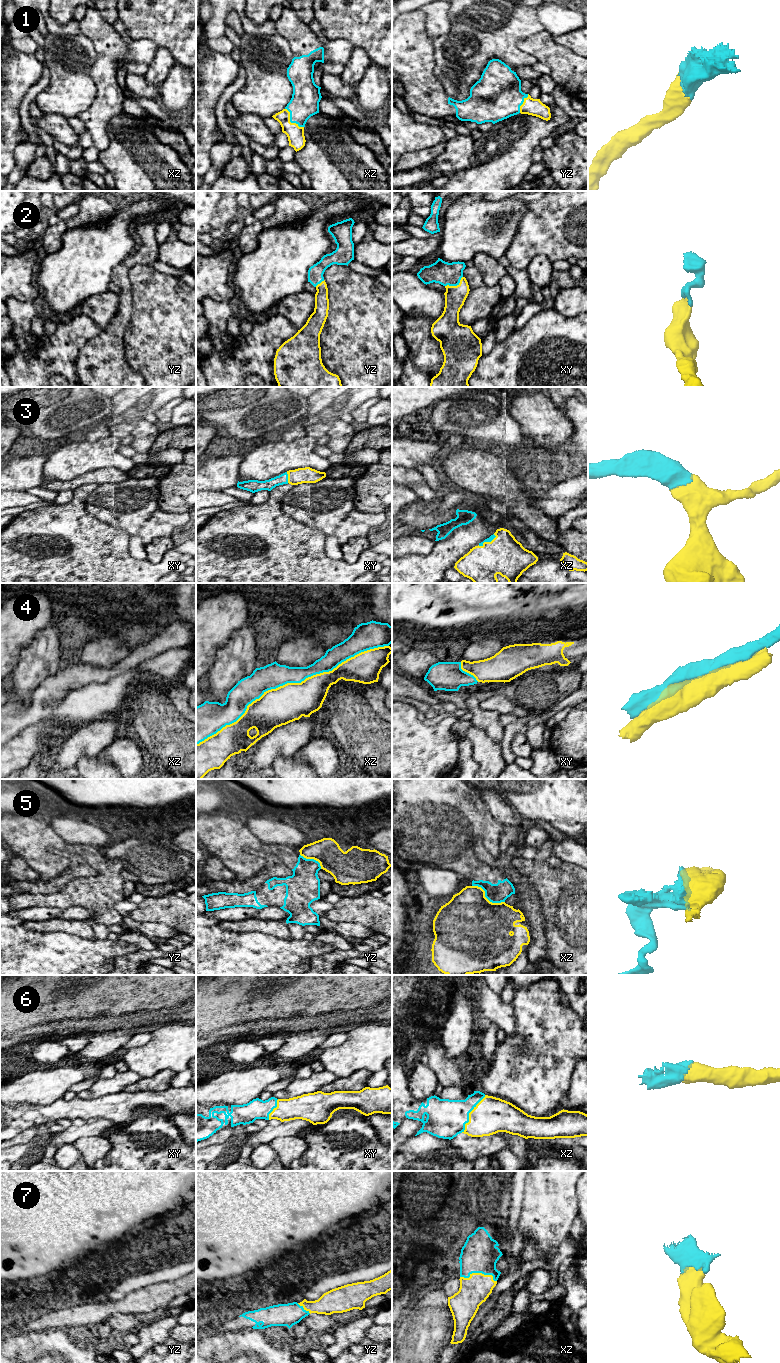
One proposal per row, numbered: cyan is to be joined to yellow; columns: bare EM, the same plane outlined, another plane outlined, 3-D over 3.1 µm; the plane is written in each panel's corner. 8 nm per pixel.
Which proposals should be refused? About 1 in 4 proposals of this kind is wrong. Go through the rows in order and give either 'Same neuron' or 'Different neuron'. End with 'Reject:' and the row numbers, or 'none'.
1: Same neuron
2: Same neuron
3: Same neuron
4: Different neuron
5: Different neuron
6: Same neuron
7: Same neuron
Reject: 4, 5

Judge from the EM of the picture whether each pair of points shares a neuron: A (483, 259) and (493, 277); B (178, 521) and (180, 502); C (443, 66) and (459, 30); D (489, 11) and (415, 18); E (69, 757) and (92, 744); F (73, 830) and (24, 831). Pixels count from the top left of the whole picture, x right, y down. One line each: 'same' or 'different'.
A: same
B: different
C: same
D: different
E: same
F: different

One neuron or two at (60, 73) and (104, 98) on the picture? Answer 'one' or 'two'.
two

